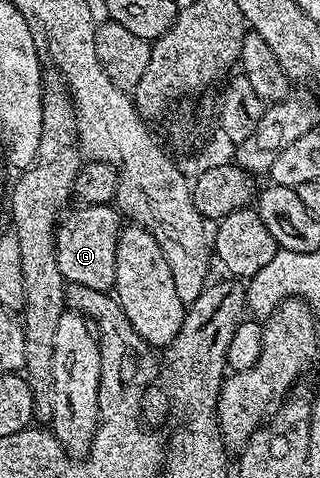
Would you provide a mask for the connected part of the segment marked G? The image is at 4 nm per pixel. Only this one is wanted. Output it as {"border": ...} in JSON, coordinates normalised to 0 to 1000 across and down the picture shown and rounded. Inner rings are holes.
{"border":[[[338,425],[241,429],[231,435],[231,441],[206,439],[178,471],[184,571],[206,594],[231,600],[272,596],[272,605],[341,609],[353,598],[359,521],[384,473],[381,452],[363,431]]]}

